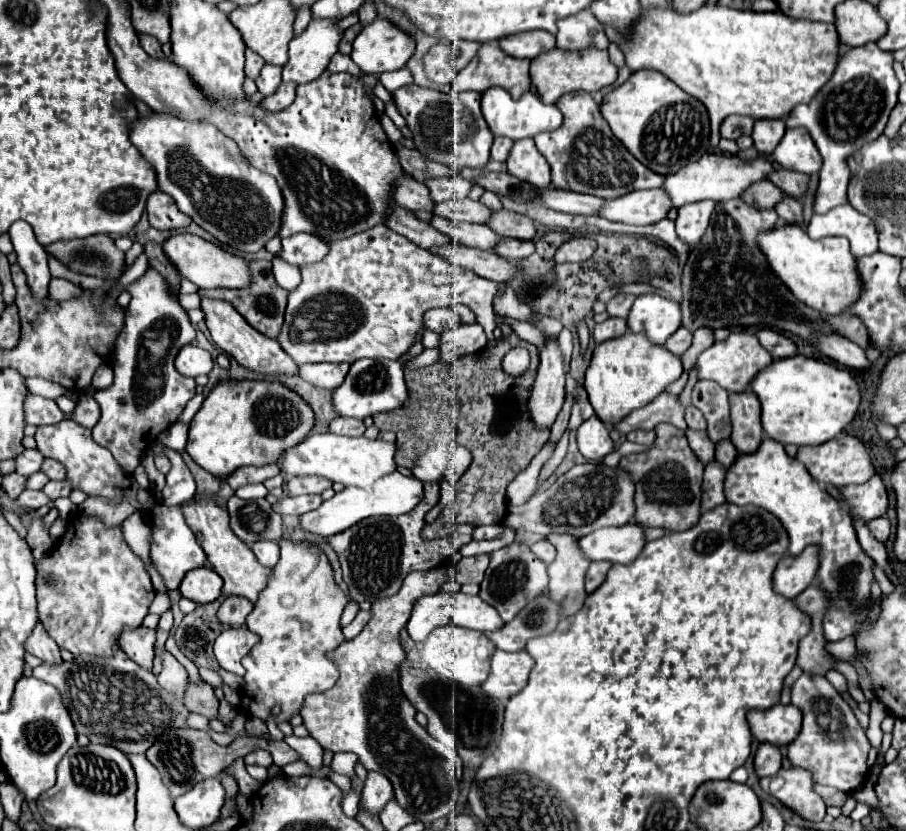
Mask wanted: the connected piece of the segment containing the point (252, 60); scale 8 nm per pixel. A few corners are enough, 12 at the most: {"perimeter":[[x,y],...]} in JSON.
{"perimeter":[[247,50],[245,74],[257,80],[265,60],[253,50]]}

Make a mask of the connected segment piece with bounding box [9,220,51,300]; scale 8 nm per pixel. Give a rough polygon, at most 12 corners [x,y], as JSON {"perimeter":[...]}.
{"perimeter":[[19,220],[9,228],[17,264],[37,300],[49,296],[47,252],[33,228]]}

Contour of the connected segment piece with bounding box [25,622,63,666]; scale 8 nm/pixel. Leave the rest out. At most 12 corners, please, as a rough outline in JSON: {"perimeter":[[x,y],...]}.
{"perimeter":[[41,622],[25,642],[25,650],[55,666],[63,662],[59,646]]}

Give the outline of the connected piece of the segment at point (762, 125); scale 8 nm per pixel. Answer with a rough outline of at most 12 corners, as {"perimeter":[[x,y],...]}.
{"perimeter":[[755,120],[753,142],[771,154],[785,134],[783,120]]}

